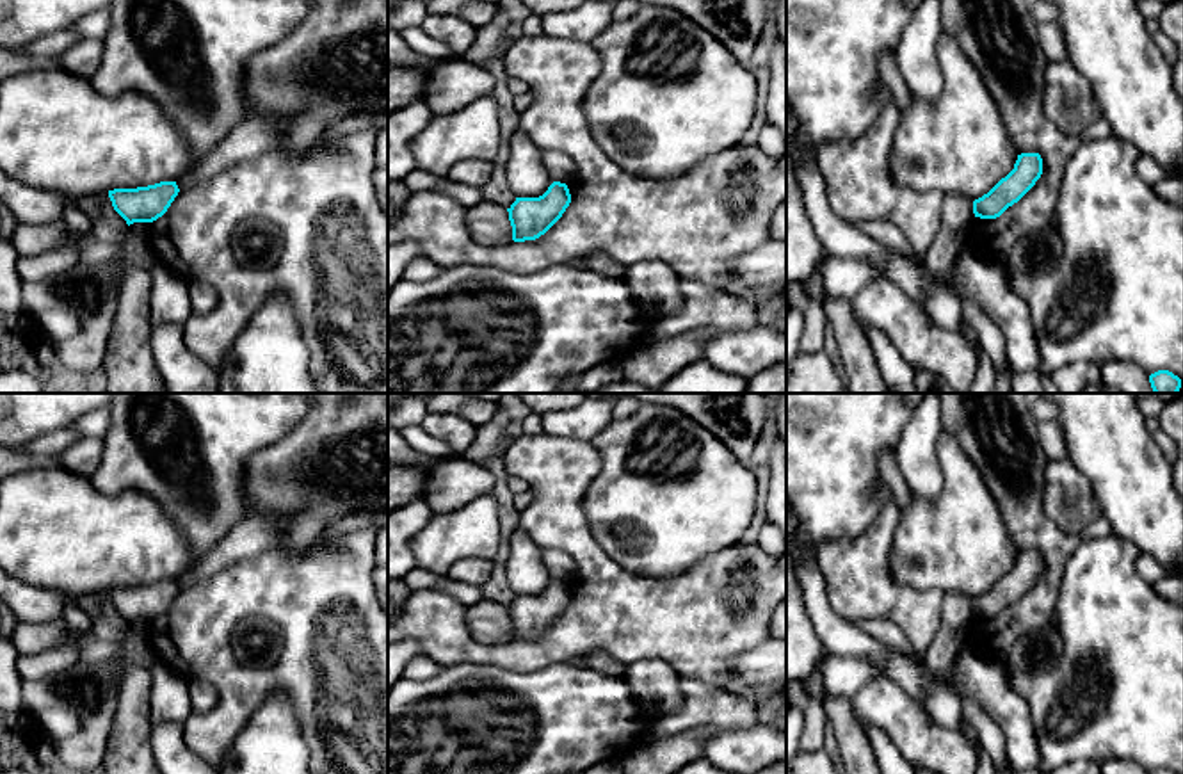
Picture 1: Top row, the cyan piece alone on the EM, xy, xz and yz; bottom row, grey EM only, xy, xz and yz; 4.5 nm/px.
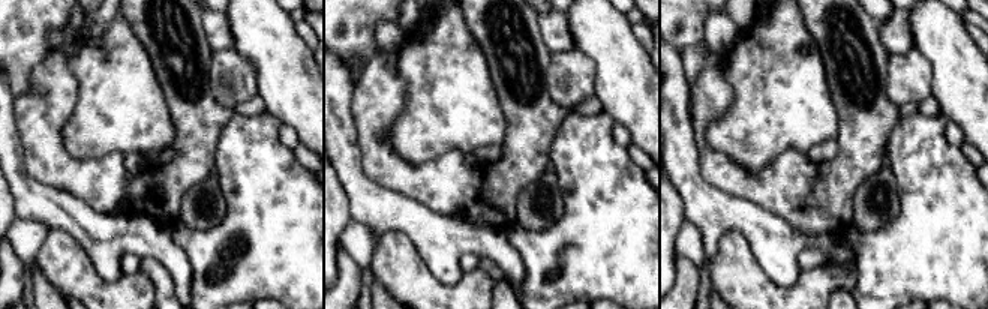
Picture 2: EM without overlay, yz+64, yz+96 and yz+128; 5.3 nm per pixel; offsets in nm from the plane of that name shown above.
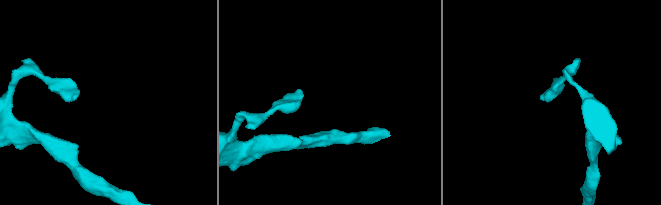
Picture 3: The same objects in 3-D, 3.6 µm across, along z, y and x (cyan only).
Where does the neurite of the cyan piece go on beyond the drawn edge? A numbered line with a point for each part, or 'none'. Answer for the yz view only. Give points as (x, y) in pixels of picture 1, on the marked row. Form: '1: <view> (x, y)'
none

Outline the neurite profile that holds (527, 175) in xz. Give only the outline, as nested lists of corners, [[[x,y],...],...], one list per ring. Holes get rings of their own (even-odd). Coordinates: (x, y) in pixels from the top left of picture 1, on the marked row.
[[[521,130],[511,141],[507,181],[518,198],[539,198],[553,183],[541,160],[541,148]]]

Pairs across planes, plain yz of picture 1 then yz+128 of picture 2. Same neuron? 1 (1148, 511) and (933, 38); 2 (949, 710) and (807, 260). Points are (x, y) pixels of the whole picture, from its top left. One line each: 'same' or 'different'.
1: same
2: same

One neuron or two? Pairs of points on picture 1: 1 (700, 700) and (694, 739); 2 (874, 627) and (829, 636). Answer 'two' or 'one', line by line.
1: two
2: two

